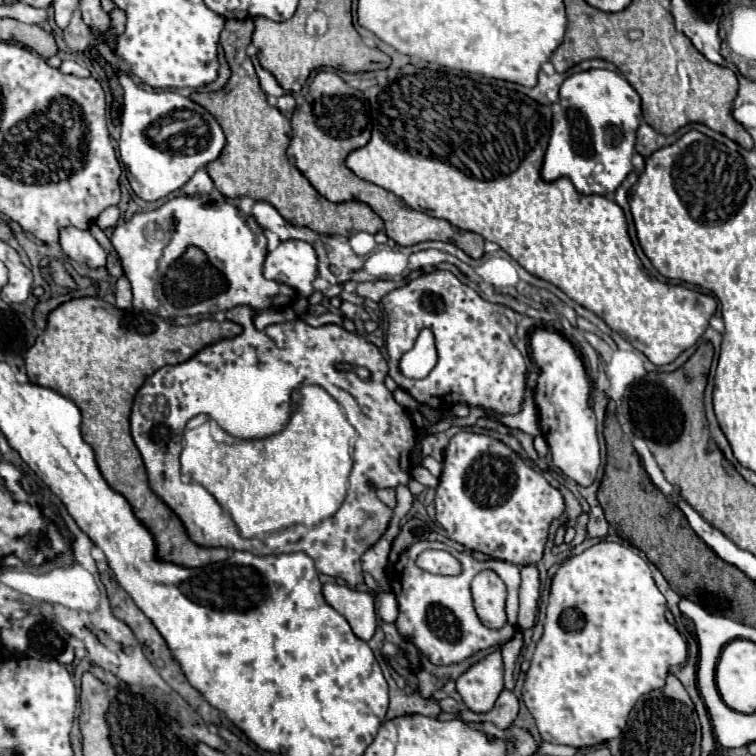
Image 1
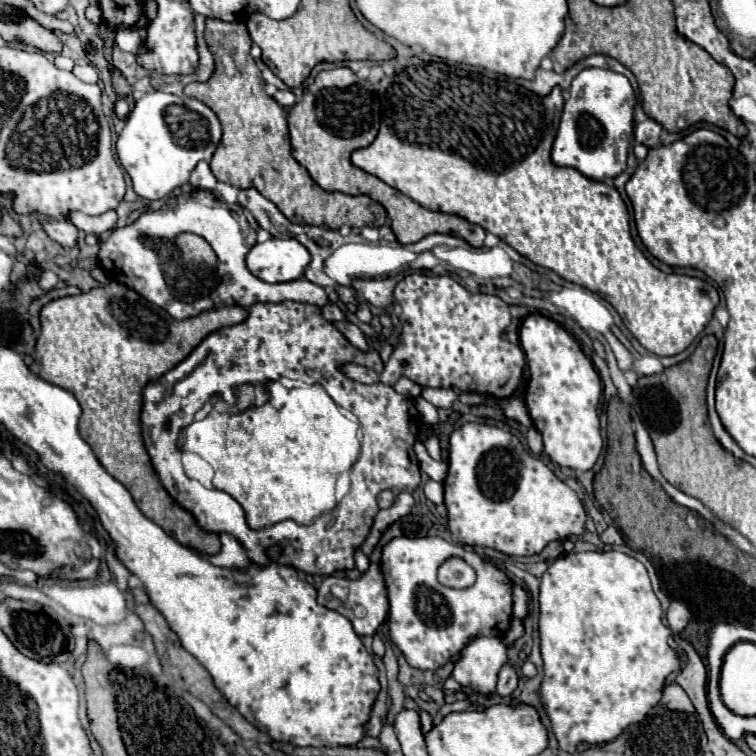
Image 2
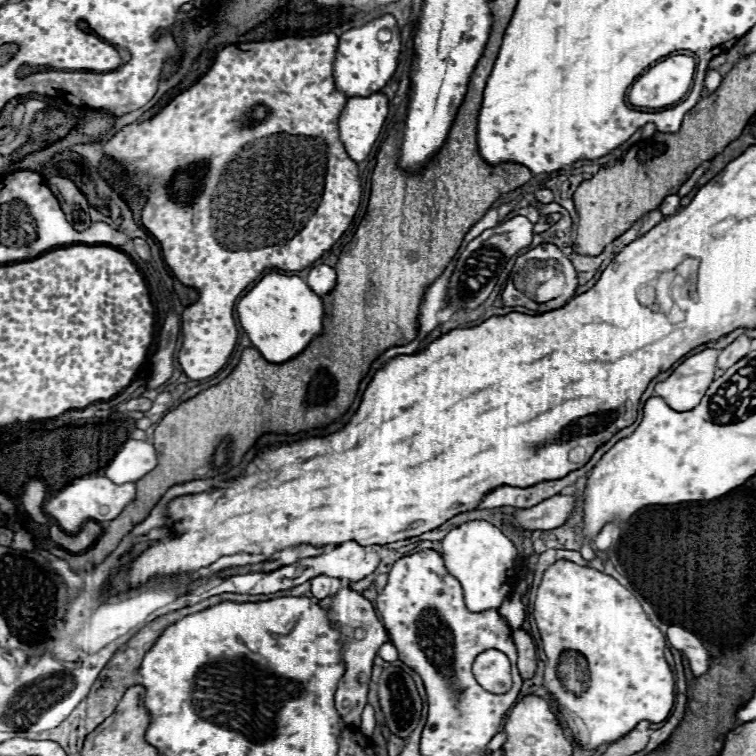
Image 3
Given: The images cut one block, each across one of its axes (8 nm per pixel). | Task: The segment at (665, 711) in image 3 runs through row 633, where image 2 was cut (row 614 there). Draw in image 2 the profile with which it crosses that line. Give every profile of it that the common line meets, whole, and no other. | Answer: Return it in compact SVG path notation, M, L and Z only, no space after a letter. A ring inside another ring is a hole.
M610 550L610 552L580 552L580 554L570 552L566 556L556 558L548 566L548 570L540 578L540 648L542 648L542 660L544 660L544 680L542 680L542 686L540 686L540 694L542 694L542 700L546 704L546 712L550 716L552 730L554 730L562 750L574 752L580 742L588 742L588 744L610 742L616 736L620 736L626 726L640 722L650 712L650 708L654 708L654 704L658 704L658 700L662 696L666 676L670 672L678 670L678 666L680 666L680 660L678 660L676 652L668 646L668 638L670 638L670 632L662 624L660 602L652 592L648 572L632 556L616 552L616 550Z

